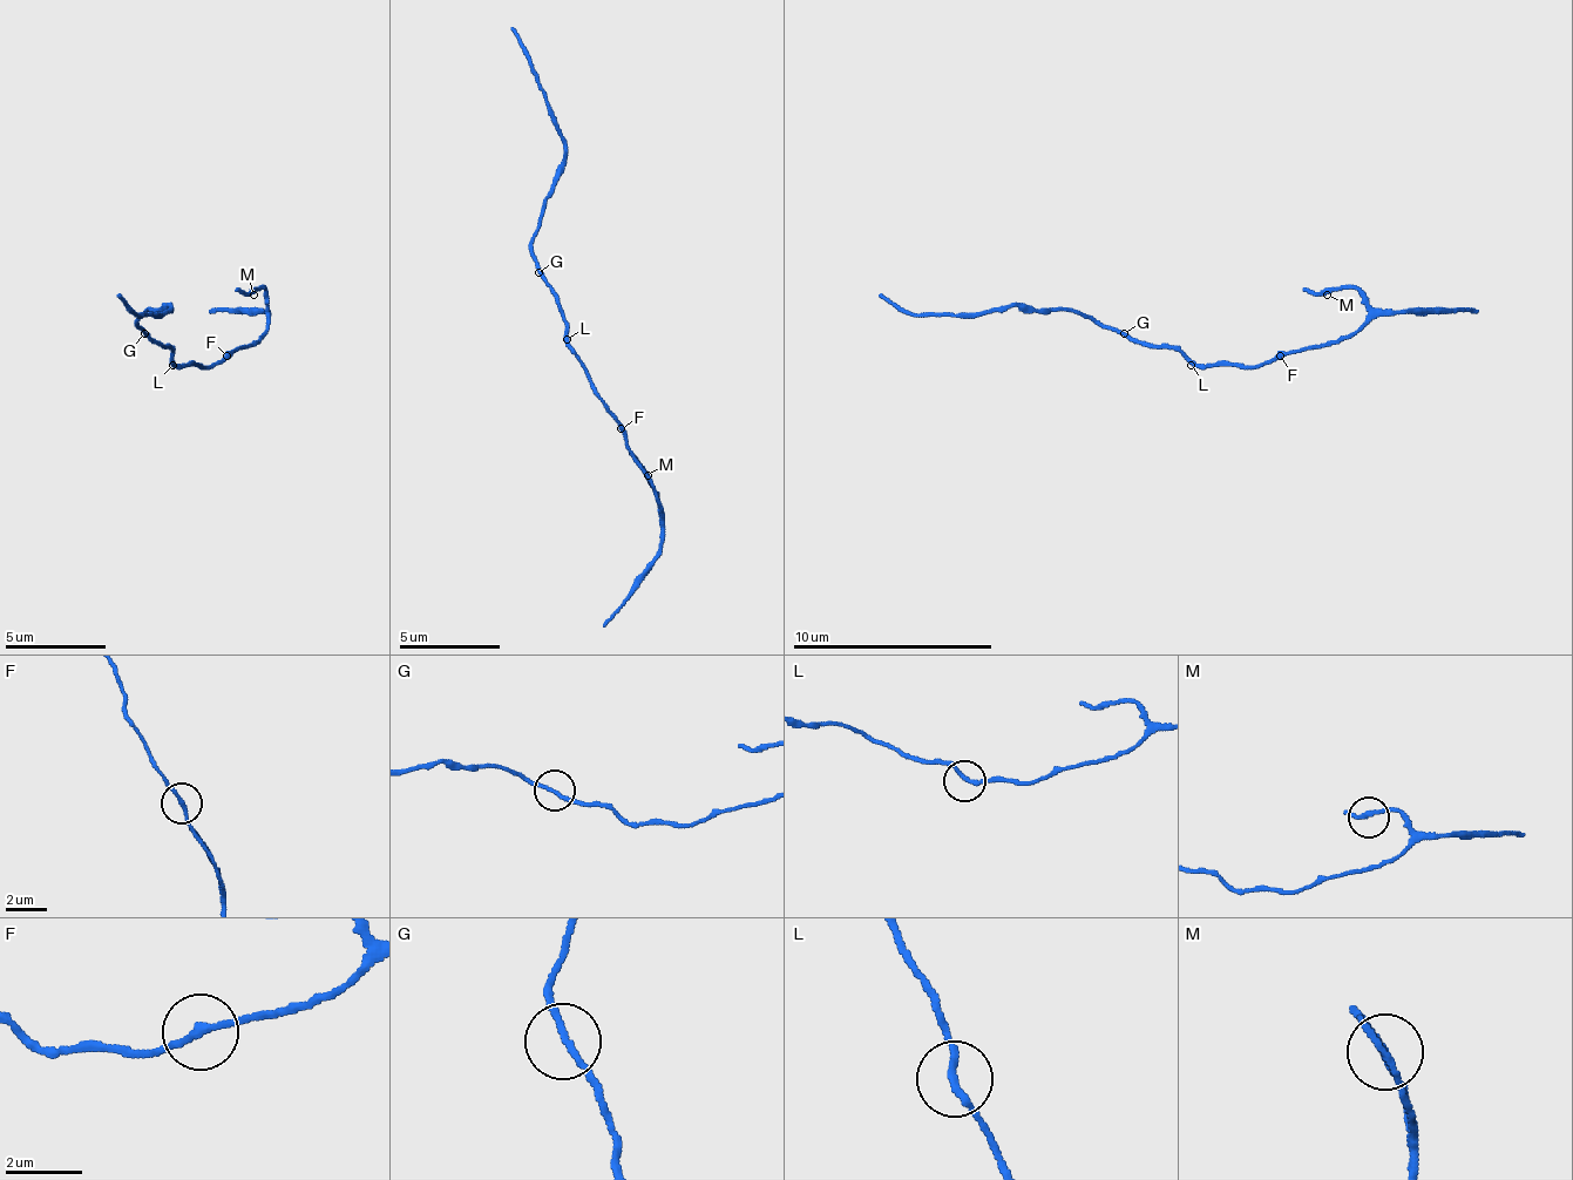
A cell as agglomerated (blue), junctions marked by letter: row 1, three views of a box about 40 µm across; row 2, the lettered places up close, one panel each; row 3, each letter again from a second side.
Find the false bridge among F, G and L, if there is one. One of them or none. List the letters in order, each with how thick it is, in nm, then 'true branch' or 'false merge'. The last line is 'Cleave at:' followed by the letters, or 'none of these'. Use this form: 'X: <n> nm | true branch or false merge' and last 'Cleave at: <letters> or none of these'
F: 180 nm | true branch
G: 160 nm | true branch
L: 180 nm | true branch
Cleave at: none of these

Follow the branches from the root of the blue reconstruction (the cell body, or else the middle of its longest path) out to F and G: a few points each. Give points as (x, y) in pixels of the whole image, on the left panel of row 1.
F: (173, 354), (178, 365), (218, 365), (228, 354)
G: (173, 354), (173, 350), (153, 344), (143, 334)

